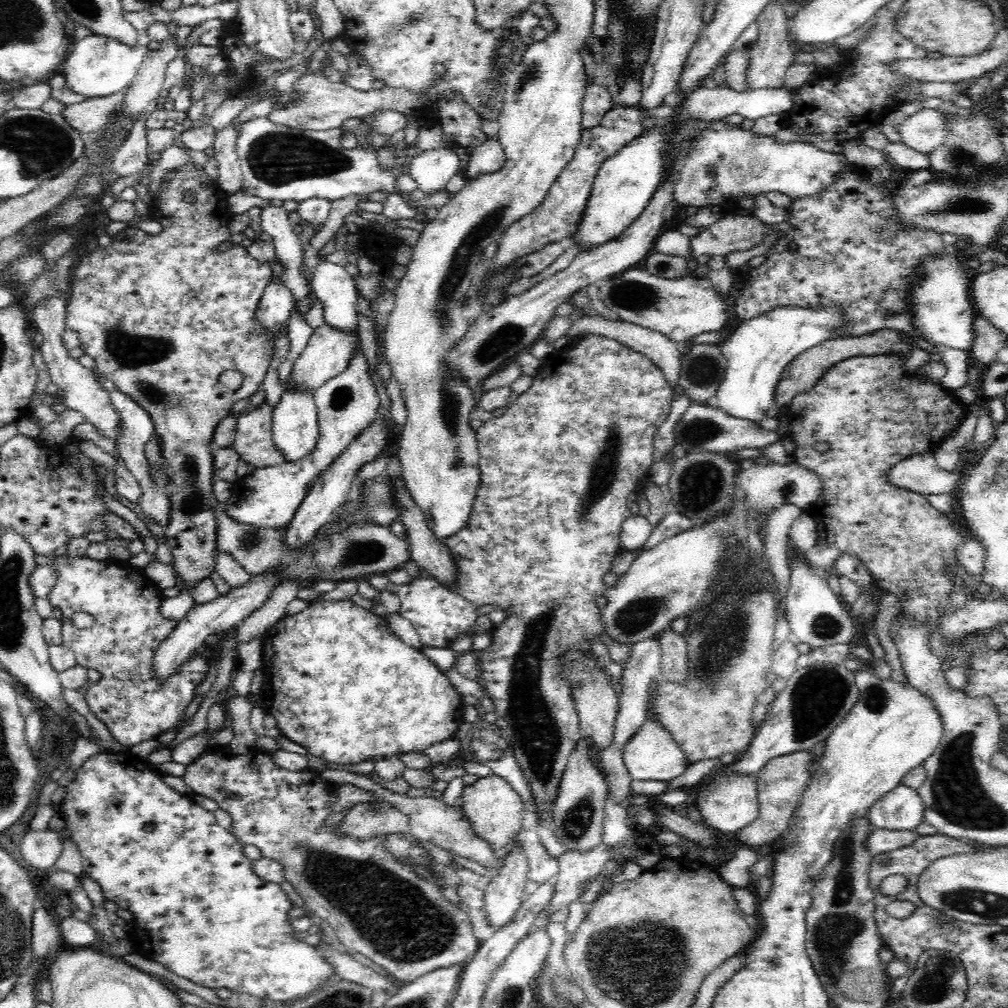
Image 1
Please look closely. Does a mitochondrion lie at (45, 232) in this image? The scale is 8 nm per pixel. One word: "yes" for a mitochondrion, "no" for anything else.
no

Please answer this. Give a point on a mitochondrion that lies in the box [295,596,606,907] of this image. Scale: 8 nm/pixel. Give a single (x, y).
(576, 823)

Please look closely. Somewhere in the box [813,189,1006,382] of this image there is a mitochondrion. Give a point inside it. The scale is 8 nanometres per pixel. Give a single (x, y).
(882, 310)

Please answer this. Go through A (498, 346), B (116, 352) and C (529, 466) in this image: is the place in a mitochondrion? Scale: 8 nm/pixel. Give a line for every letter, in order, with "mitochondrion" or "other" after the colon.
A: mitochondrion
B: mitochondrion
C: other

